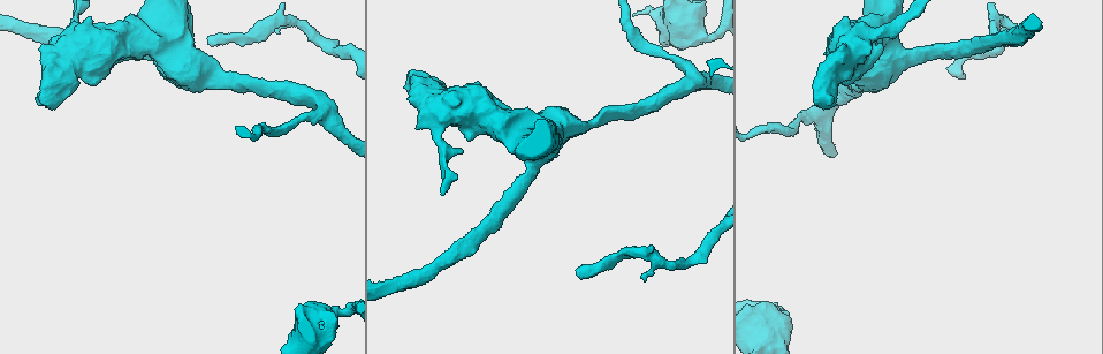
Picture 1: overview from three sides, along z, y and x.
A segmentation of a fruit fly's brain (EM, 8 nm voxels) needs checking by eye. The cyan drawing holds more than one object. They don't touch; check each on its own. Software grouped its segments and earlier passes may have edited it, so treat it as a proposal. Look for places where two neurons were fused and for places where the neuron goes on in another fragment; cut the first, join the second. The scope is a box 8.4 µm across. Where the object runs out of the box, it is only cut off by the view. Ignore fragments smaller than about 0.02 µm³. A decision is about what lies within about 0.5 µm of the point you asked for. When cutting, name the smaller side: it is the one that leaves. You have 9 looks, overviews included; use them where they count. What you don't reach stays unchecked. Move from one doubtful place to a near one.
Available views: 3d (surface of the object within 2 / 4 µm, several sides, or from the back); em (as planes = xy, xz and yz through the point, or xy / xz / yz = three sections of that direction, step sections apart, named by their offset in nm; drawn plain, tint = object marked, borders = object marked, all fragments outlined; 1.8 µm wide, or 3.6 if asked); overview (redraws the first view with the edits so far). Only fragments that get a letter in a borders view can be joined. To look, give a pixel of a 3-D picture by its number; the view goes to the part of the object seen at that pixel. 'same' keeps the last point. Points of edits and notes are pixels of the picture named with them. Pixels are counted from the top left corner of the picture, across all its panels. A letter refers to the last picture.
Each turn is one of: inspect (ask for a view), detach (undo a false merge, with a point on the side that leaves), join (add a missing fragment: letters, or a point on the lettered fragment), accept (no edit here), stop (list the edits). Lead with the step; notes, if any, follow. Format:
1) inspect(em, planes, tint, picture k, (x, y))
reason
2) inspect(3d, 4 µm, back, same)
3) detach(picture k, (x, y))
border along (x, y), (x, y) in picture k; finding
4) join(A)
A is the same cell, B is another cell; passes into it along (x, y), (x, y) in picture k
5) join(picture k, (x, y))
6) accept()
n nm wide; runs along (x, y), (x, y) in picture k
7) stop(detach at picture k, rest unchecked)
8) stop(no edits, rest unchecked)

inspect(3d, 4 µm, picture 1, (831, 103))

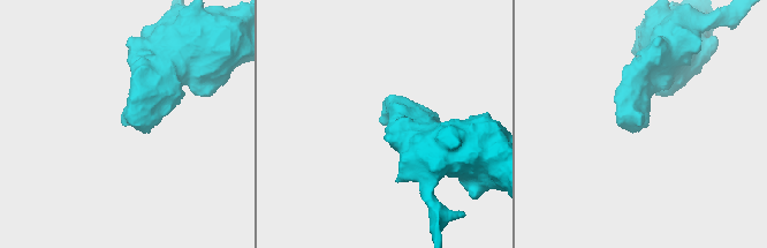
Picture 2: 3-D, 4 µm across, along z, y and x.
inspect(em, planes, borders, picture 2, (383, 121))

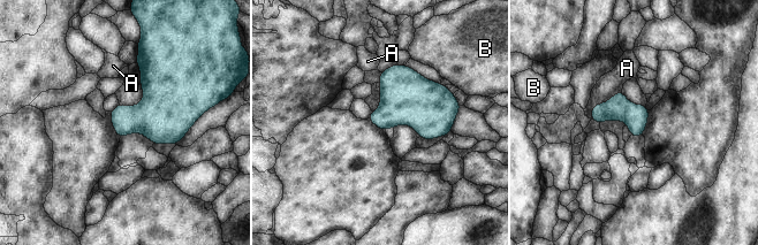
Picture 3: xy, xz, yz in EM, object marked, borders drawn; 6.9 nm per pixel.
accept()
A and B are other cells; border along (621, 90), (596, 104), (589, 117) in picture 3; none of them fits

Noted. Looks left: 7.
inspect(3d, 4 µm, picture 1, (276, 30))
an open end

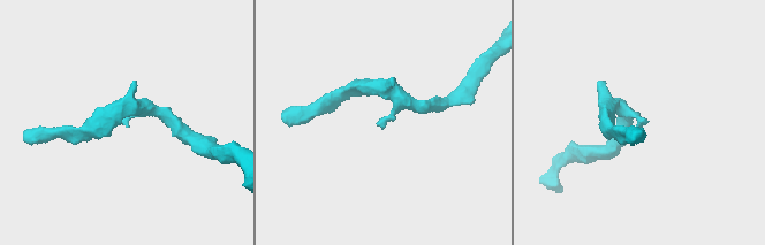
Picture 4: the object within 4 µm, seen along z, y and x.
inspect(em, planes, borders, picture 4, (124, 120))
need the tissue

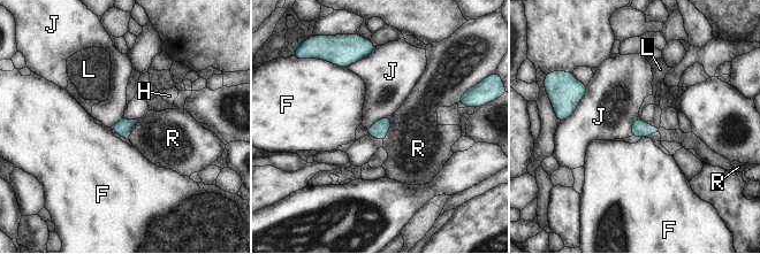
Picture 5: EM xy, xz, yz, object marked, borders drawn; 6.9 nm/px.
accept()
F, H, J, L and R are other cells; border along (588, 85), (576, 109), (560, 123) in picture 5; no lettered fragment goes on from it

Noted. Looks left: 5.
inspect(3d, 4 µm, picture 1, (895, 53))
sudden change in width

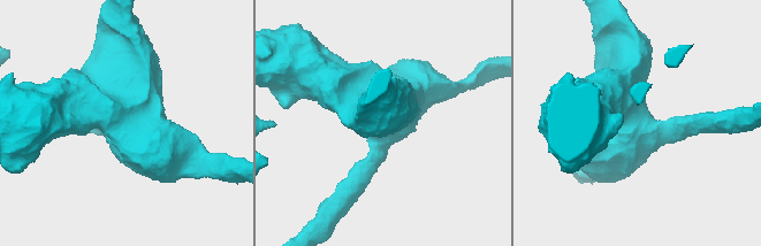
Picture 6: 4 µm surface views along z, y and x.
inspect(em, 3.6 µm, yz, step 4, tint, picture 6, (638, 125))

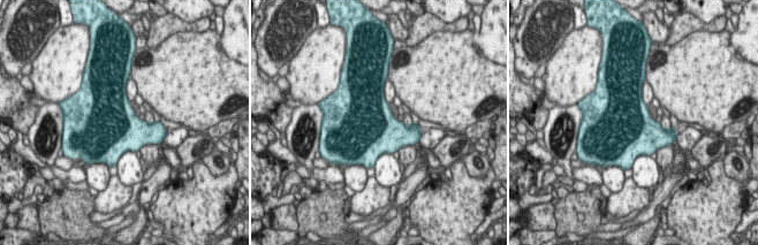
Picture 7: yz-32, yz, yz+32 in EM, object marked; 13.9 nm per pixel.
inspect(em, 3.6 µm, planes, borders, same)
another direction

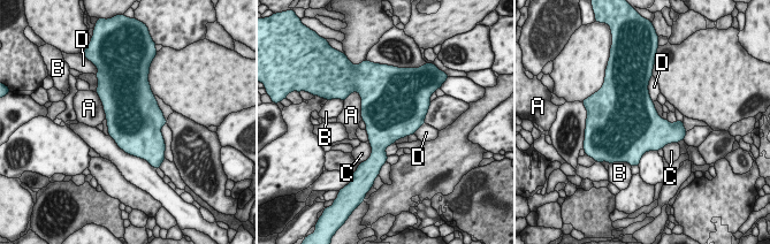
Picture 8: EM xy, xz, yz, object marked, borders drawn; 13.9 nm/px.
accept()
A, B, C and D are other cells; border along (648, 83), (648, 93), (653, 101) in picture 8; all the same neuron

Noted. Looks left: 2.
inspect(3d, 4 µm, picture 1, (821, 110))
arms part here

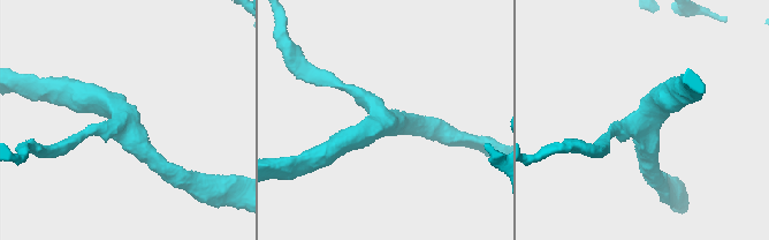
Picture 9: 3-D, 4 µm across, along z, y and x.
inspect(em, planes, borders, picture 9, (380, 115))

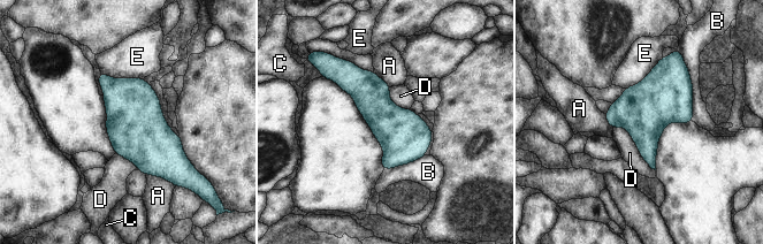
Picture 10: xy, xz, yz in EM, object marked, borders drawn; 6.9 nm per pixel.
accept()
A, B, C, D and E are other cells; border along (615, 127), (630, 135), (655, 170) in picture 10; one neuron here

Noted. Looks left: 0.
stop(no edits, rest unchecked)

